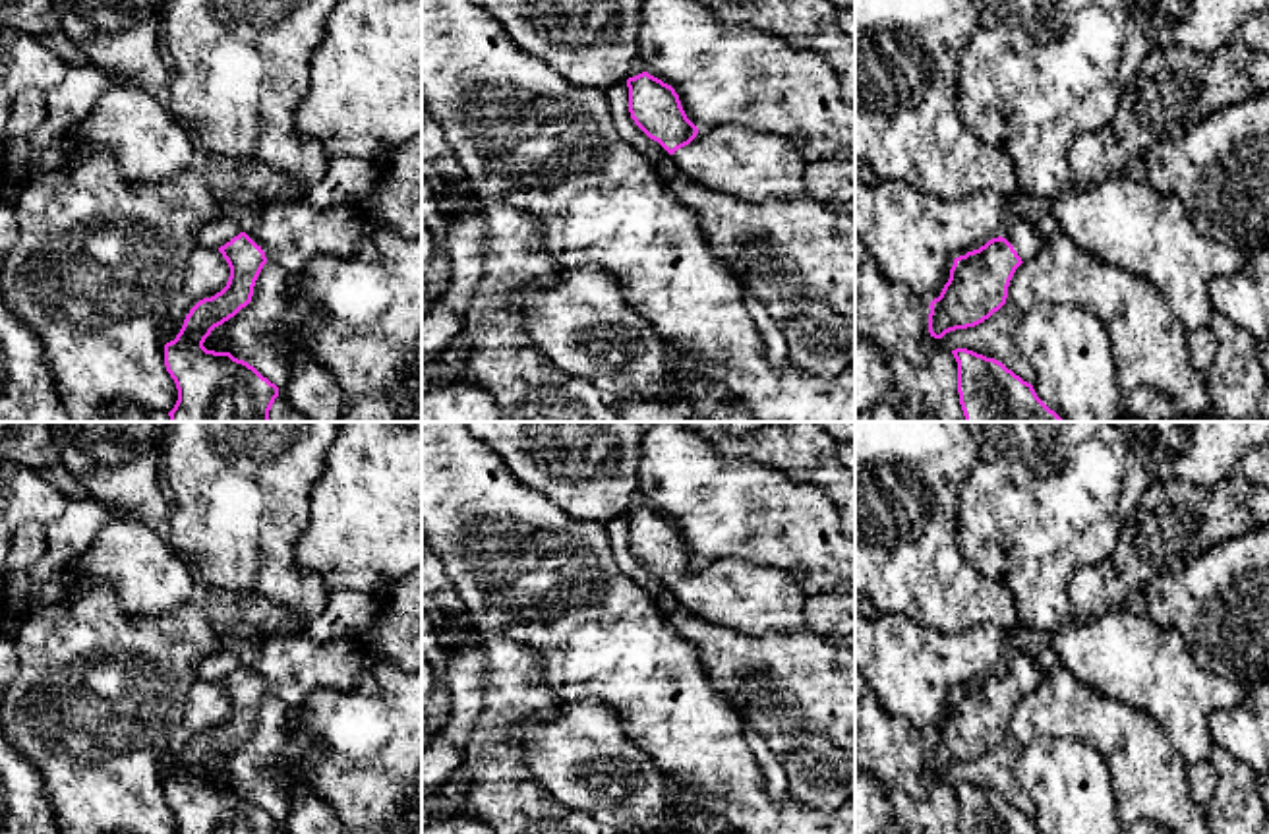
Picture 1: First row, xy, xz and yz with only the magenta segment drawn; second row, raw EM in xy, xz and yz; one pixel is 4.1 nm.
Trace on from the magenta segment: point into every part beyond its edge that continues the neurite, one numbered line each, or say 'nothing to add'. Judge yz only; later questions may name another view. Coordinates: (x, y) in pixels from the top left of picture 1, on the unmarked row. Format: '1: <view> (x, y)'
1: yz (1022, 668)

